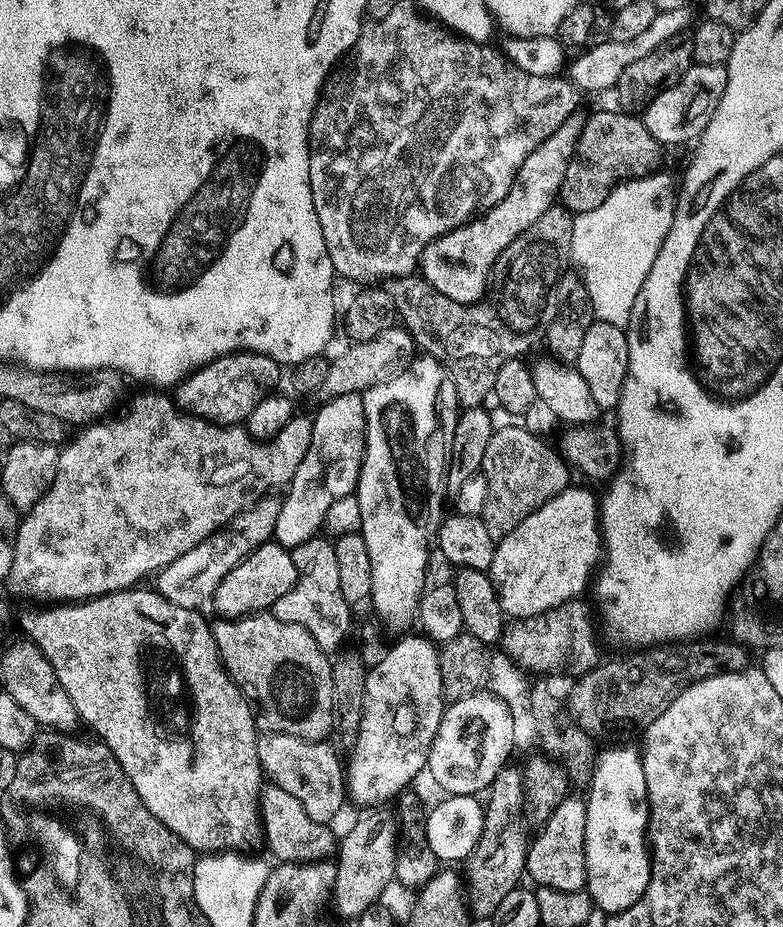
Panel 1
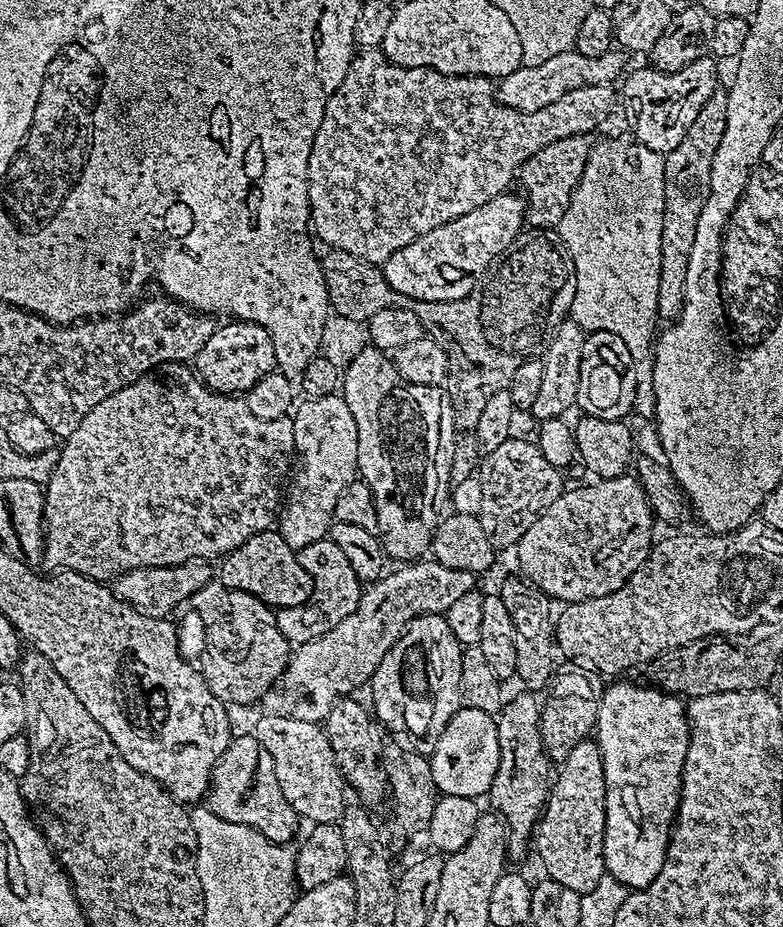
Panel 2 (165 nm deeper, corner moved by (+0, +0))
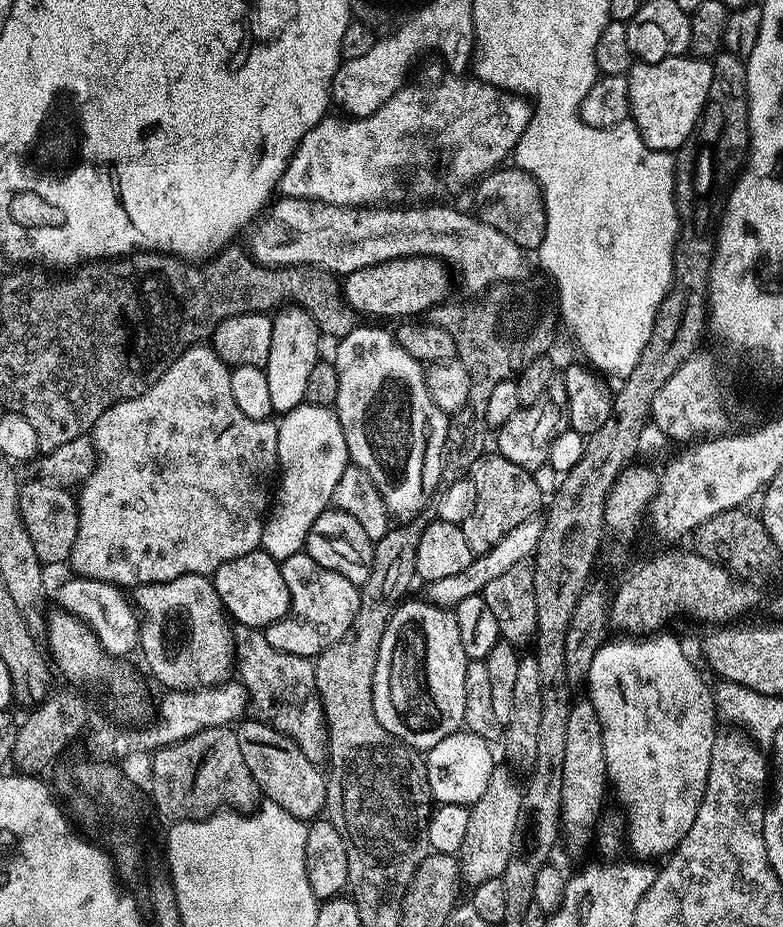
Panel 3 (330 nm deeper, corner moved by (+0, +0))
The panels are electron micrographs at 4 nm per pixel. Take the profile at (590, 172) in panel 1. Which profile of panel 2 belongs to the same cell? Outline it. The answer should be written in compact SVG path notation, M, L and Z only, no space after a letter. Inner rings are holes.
M588 134L558 138L558 142L550 142L550 146L542 146L542 150L538 150L538 154L531 156L520 169L518 180L519 183L524 183L522 192L526 197L526 220L532 228L555 229L559 225L560 219L563 218L570 206L572 196L576 193L576 187L580 185L580 179L586 170L588 159L592 156L594 147L592 139L593 137Z

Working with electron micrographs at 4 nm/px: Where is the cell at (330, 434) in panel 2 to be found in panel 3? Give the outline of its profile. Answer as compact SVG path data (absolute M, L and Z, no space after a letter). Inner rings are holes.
M303 403L283 413L278 424L278 487L274 503L265 517L261 549L284 561L303 551L314 522L332 504L334 486L350 463L344 431L335 411L317 404Z

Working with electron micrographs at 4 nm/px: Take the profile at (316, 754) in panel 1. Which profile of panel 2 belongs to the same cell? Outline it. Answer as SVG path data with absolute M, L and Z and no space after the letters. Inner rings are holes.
M275 714L262 717L254 735L266 754L274 758L274 774L278 774L278 786L282 786L282 794L286 794L286 802L290 802L305 821L312 820L313 825L336 824L344 812L346 783L325 729L319 723L295 721L291 716Z

